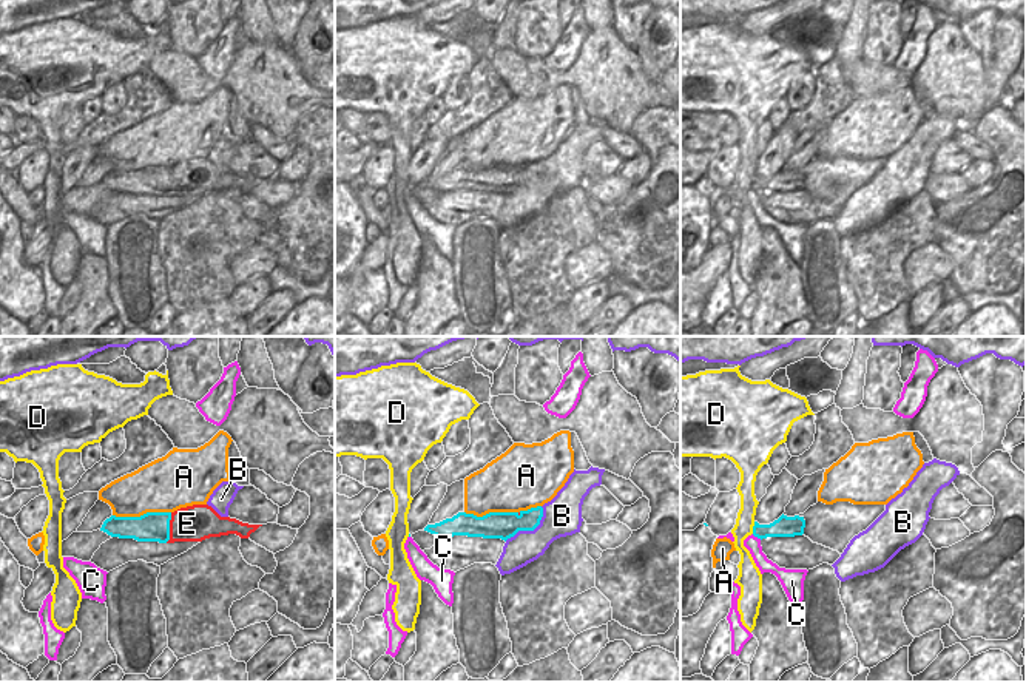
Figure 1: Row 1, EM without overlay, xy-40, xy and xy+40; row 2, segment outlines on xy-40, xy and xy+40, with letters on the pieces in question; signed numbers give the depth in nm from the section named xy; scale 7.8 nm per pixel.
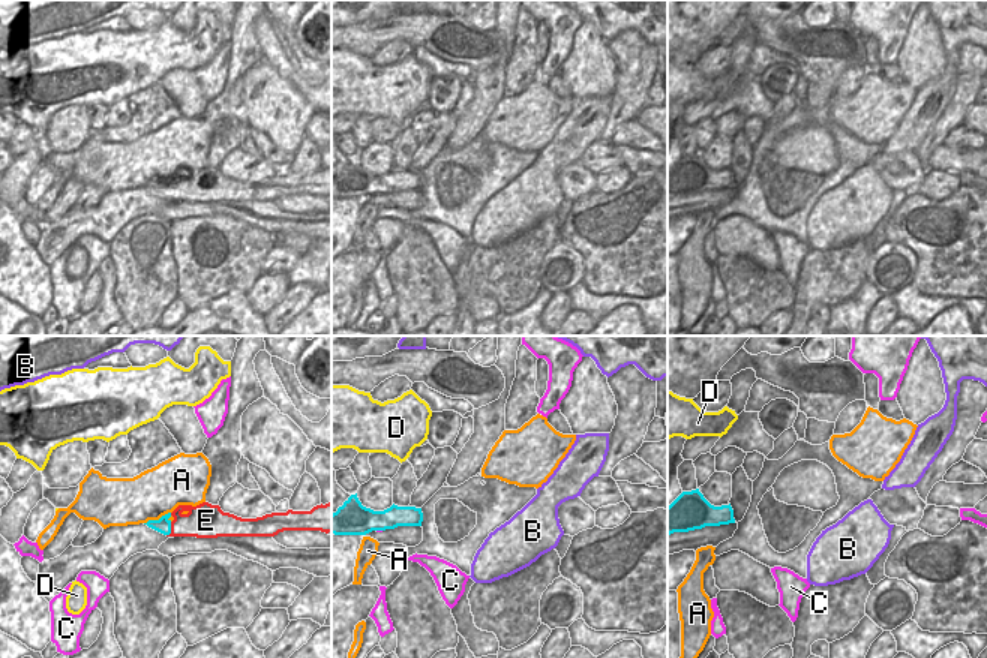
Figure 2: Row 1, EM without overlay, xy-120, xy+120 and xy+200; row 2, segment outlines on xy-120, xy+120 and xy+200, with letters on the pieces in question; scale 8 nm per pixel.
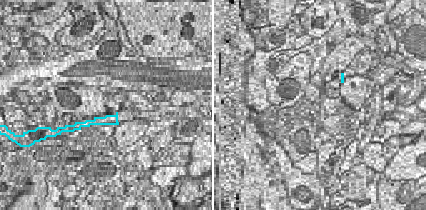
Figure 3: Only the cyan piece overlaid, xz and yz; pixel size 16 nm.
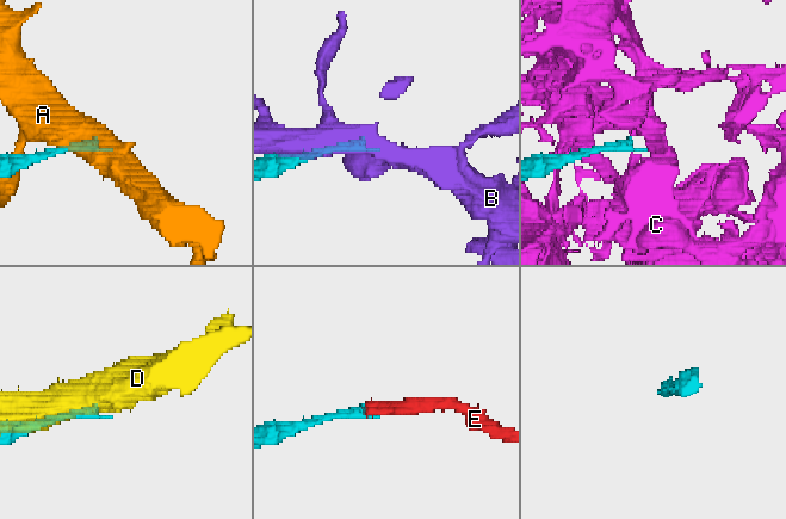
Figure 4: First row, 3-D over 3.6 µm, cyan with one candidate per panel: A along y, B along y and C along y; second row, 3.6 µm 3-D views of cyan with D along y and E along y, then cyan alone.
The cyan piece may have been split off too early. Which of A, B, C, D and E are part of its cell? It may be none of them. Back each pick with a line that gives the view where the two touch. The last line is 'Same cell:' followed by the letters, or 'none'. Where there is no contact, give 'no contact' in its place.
E: meets cyan in xy-40
Same cell: E

